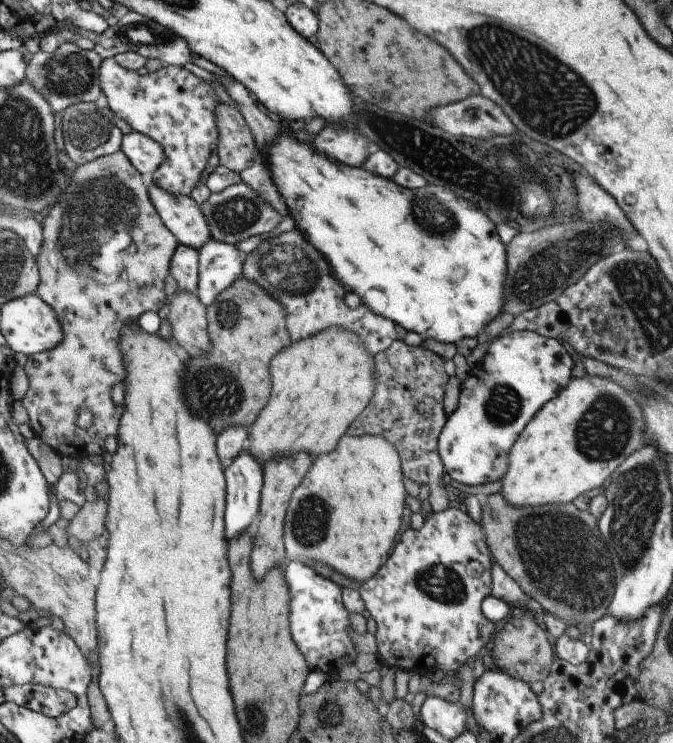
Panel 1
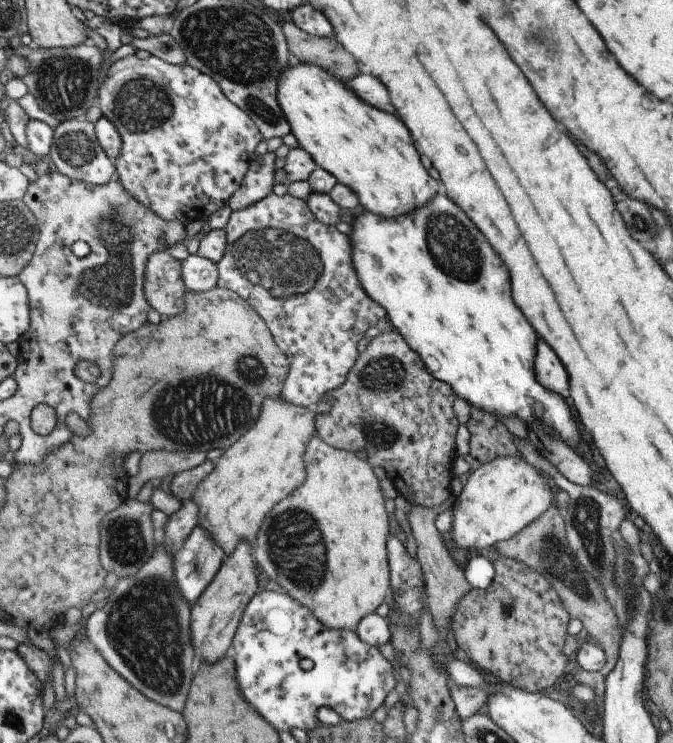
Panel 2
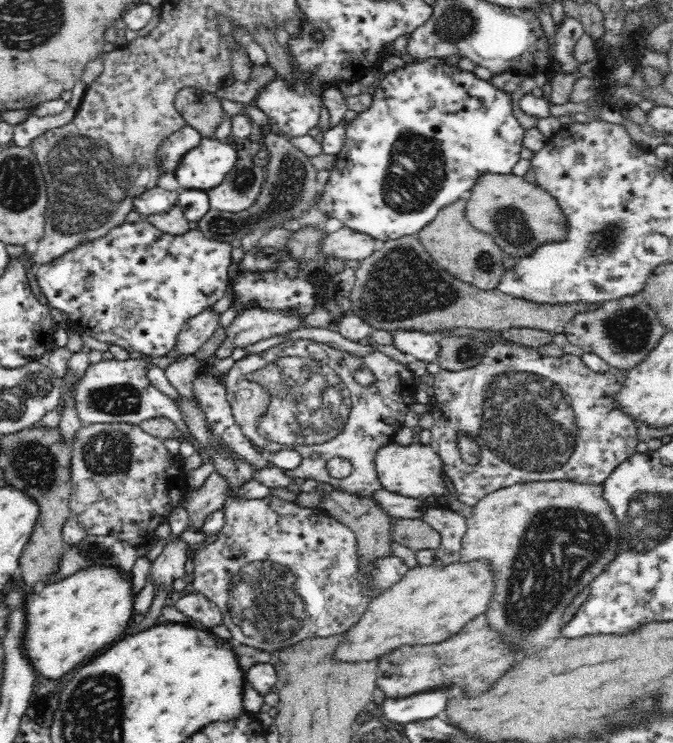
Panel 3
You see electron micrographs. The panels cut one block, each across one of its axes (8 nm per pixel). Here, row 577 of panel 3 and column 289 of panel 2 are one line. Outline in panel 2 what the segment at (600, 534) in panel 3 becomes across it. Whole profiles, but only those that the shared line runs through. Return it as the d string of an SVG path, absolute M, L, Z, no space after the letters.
M317 431L314 432L308 446L306 446L306 454L304 454L304 466L306 466L306 480L304 484L299 486L280 504L276 504L274 508L267 514L263 520L260 530L258 530L253 547L253 556L257 566L262 568L262 572L266 574L270 580L274 580L282 591L285 591L290 598L294 598L296 602L306 606L326 628L330 630L348 630L356 631L358 622L365 616L372 614L384 602L384 598L388 596L390 590L390 569L387 557L387 542L389 535L388 512L386 512L385 498L379 486L378 477L374 474L374 467L363 459L360 459L354 452L340 450L328 446L321 437L318 437Z

